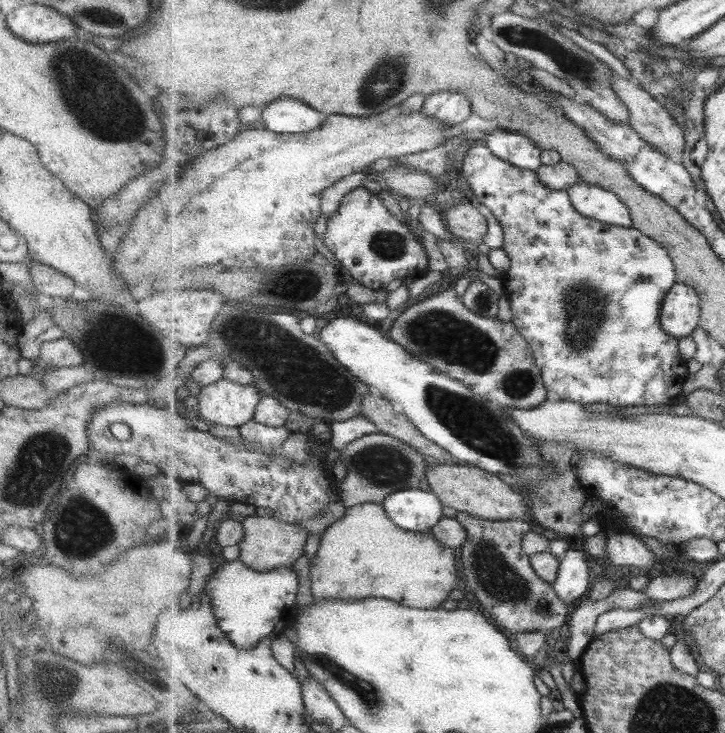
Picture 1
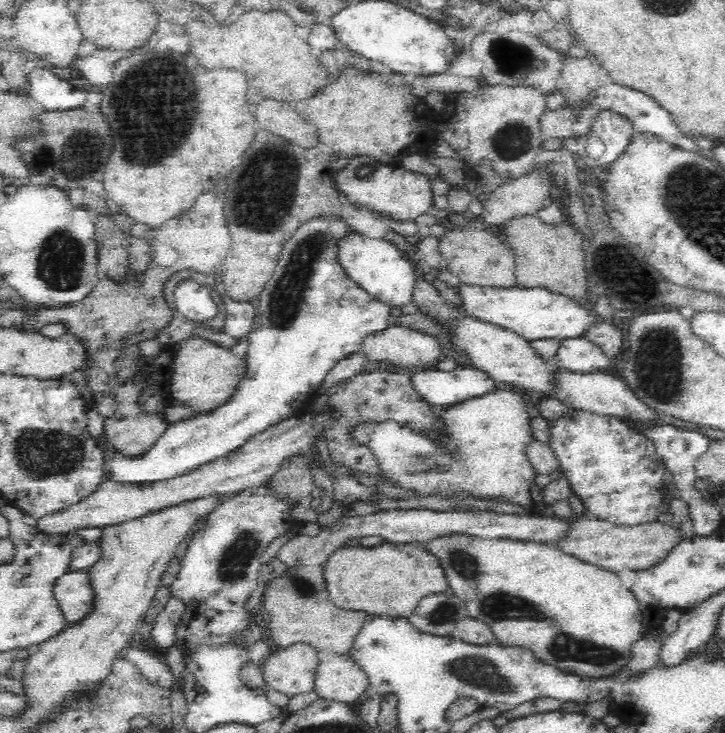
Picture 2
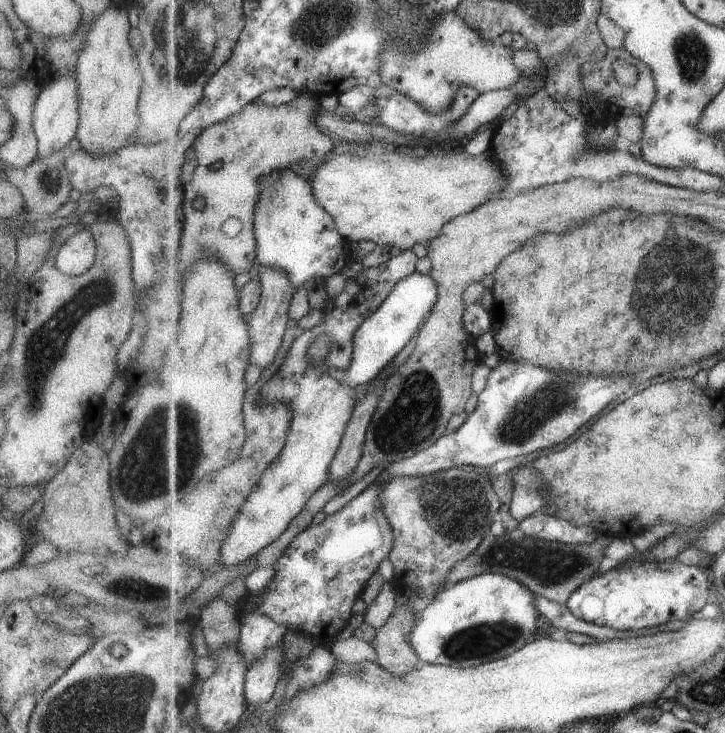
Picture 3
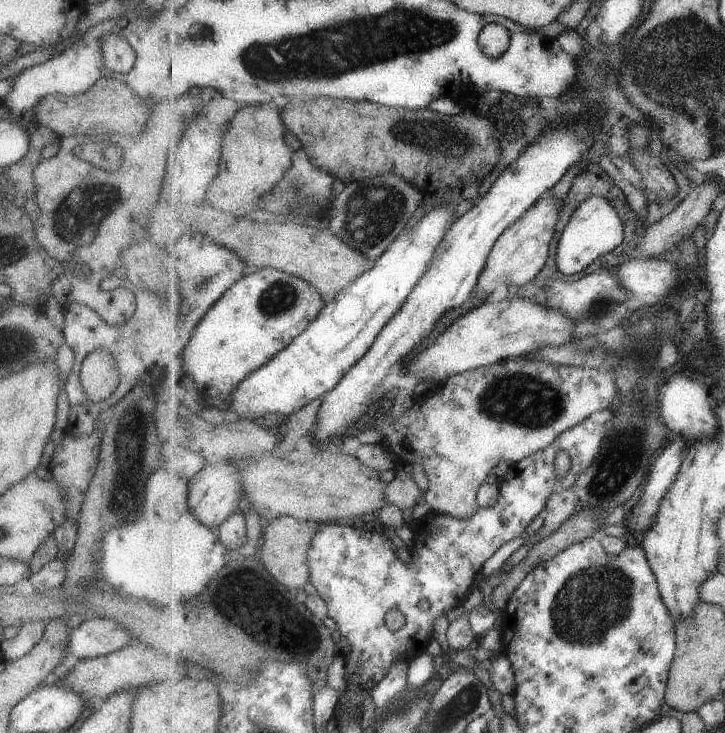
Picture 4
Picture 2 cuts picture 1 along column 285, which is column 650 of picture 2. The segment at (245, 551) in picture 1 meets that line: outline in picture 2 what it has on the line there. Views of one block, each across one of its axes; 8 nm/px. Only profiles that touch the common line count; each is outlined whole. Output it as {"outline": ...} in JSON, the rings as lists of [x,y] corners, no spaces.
{"outline":[[[584,514],[571,523],[568,534],[559,538],[556,546],[566,554],[582,559],[582,562],[619,573],[622,569],[641,571],[656,566],[682,538],[680,528],[676,528],[672,521],[662,523],[656,519],[636,526],[622,526]]]}

